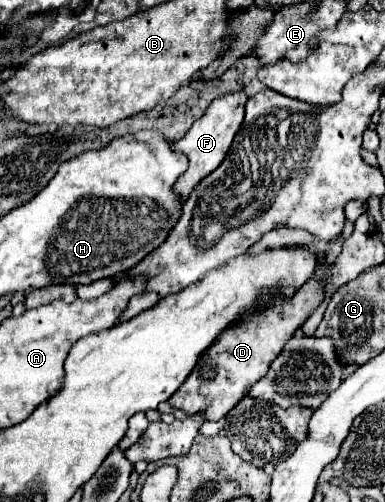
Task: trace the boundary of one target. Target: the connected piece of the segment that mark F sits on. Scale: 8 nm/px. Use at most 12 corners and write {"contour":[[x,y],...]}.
{"contour":[[244,92],[216,98],[174,142],[188,170],[174,184],[184,200],[212,174],[244,120]]}

